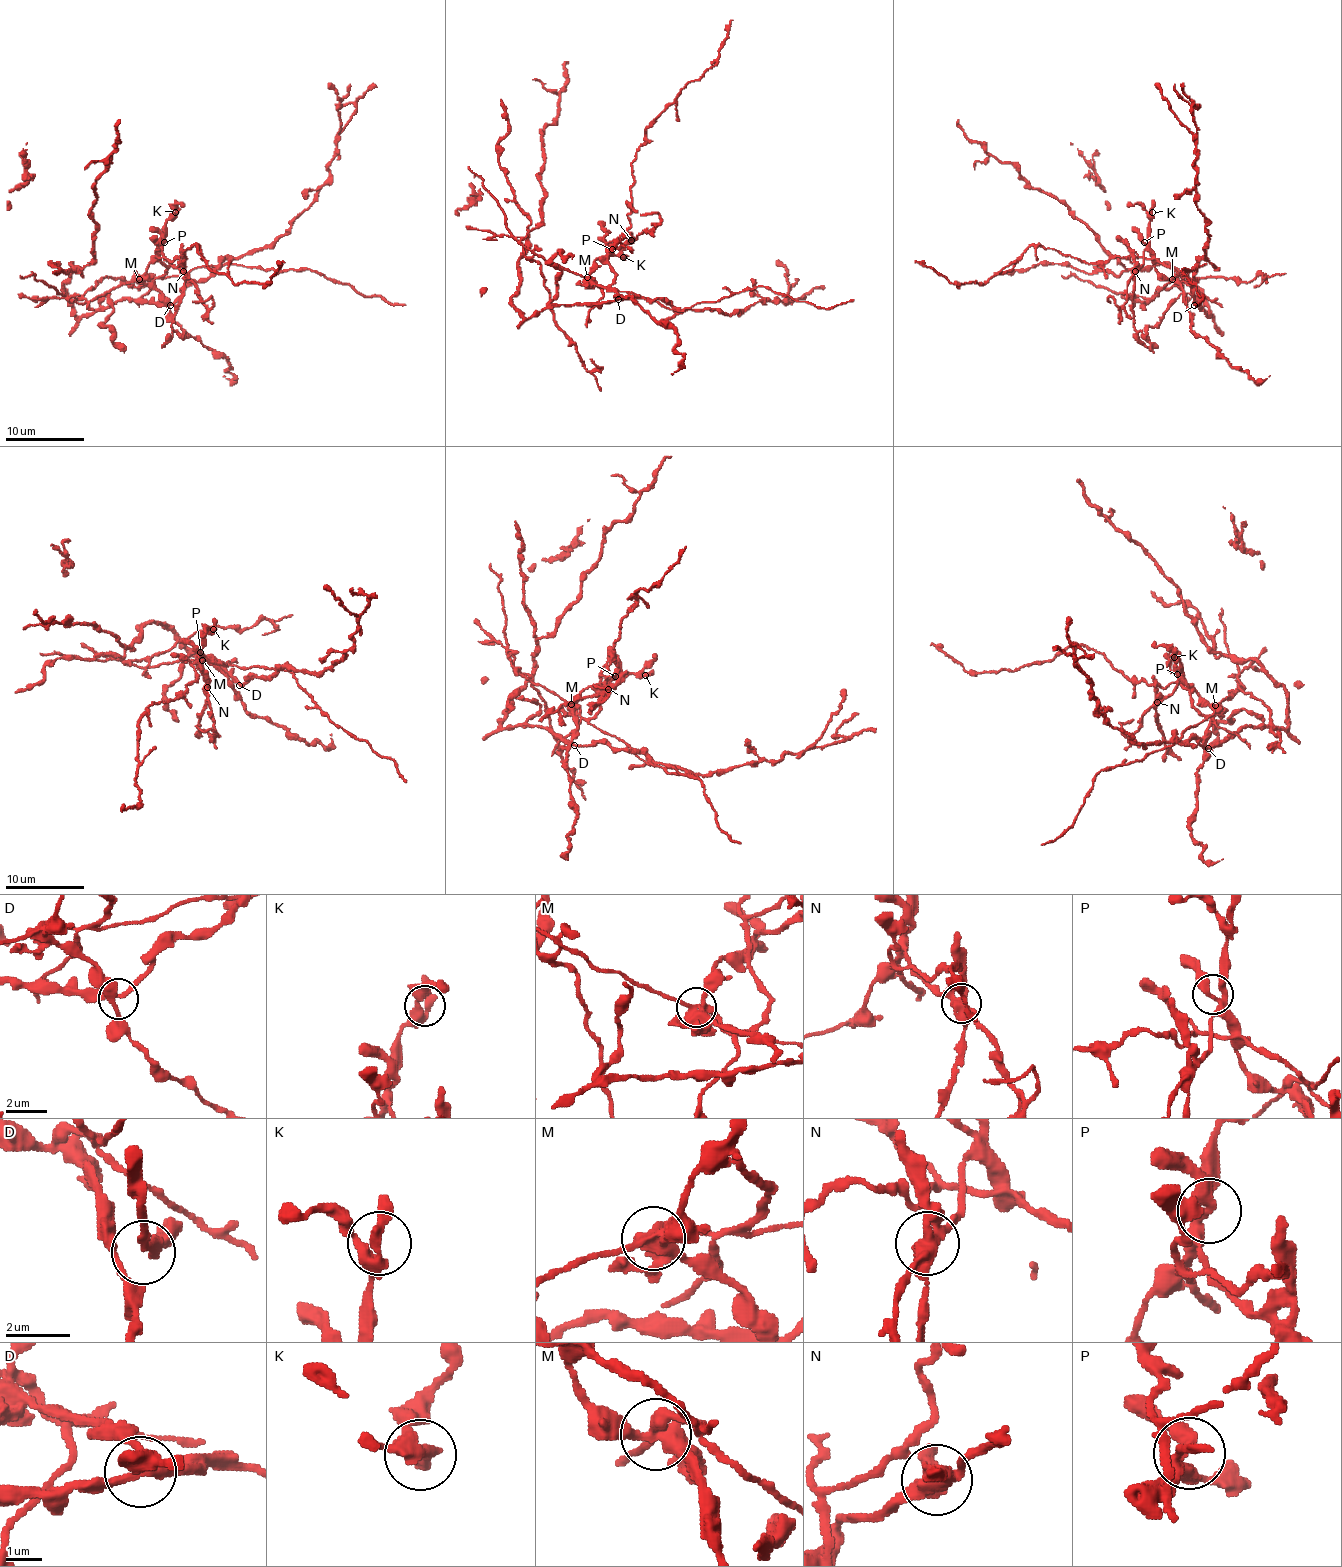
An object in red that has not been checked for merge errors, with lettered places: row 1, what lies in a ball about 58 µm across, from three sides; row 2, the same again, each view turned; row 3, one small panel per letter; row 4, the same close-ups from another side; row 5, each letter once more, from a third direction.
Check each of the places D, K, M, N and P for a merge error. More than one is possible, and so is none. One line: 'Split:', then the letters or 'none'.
Split: M, N

